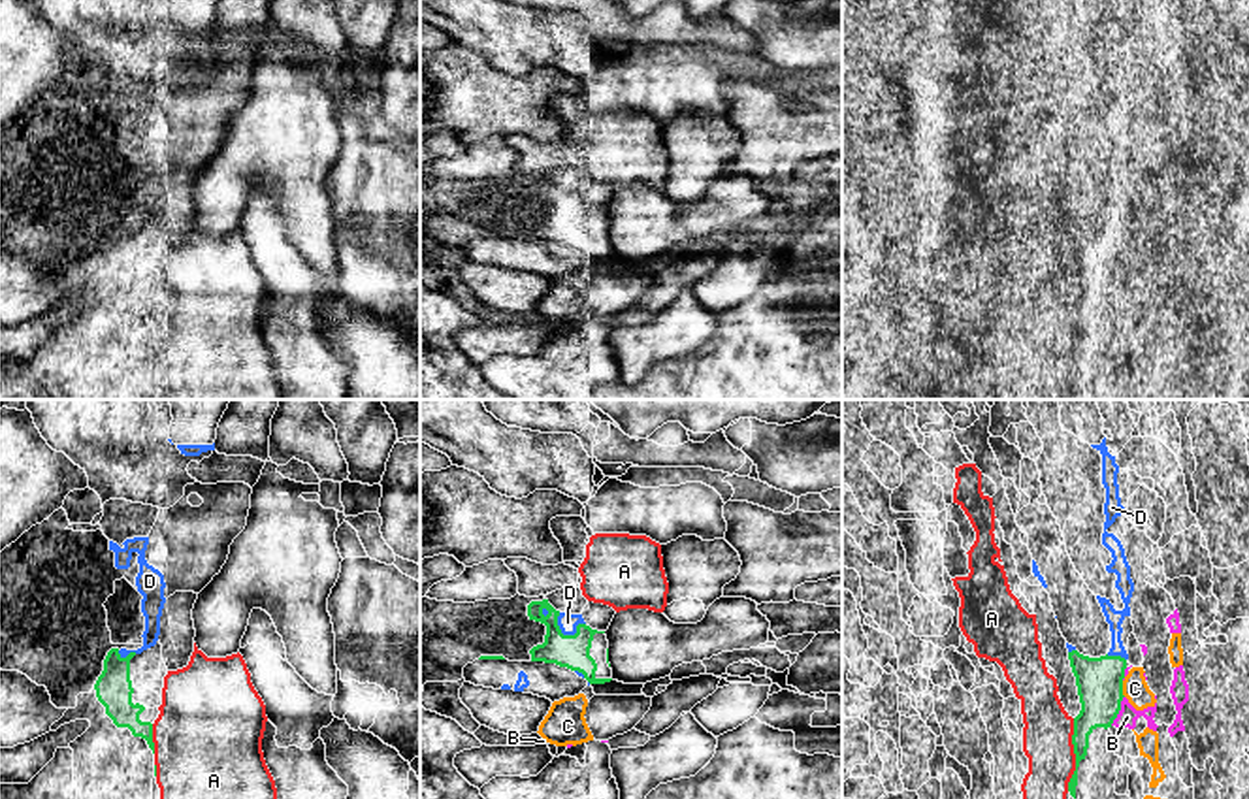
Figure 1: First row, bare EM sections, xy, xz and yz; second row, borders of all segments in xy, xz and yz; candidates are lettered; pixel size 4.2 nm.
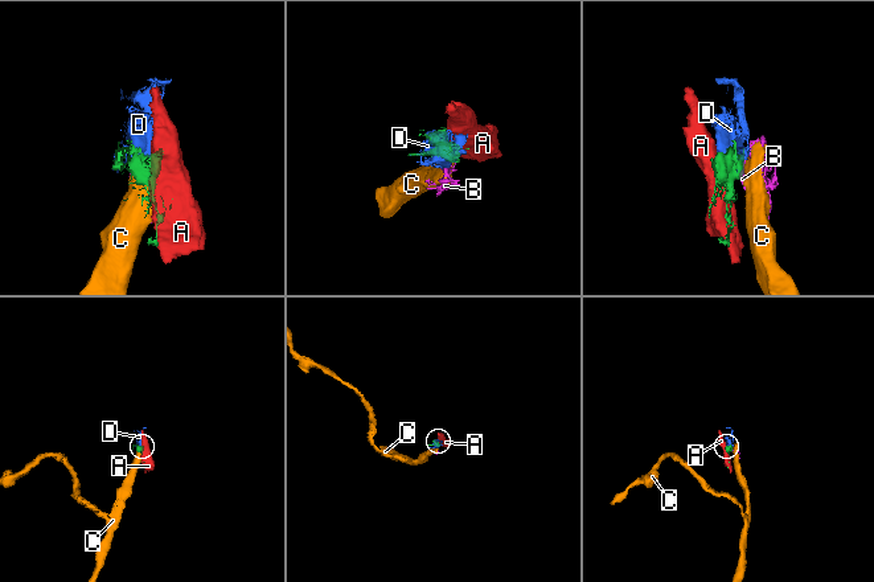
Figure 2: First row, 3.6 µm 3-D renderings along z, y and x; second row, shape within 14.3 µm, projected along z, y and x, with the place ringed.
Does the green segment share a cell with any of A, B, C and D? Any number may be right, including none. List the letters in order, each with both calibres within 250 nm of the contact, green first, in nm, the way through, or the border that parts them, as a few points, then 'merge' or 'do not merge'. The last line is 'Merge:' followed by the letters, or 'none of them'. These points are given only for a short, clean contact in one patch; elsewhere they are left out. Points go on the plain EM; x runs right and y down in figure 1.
A: calibres 180 and 220 nm; merge
B: calibres 200 and 90 nm; do not merge
C: calibres 200 and 110 nm; do not merge
D: calibres 140 and 80 nm; merge
Merge: A, D

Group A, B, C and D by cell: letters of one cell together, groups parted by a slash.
A D / B C

